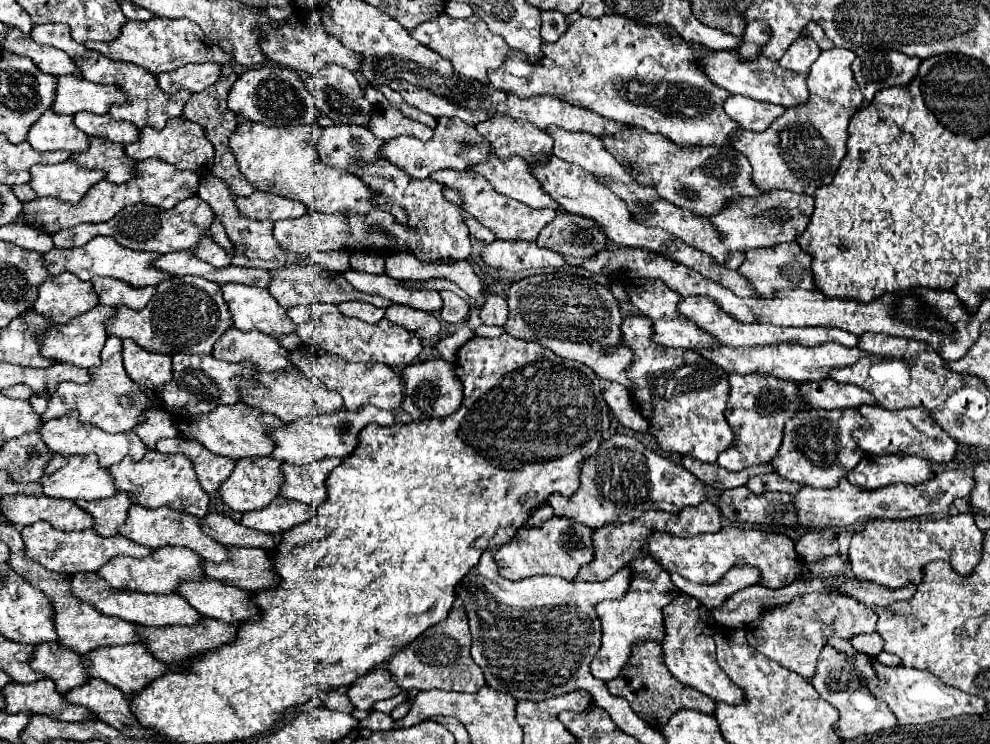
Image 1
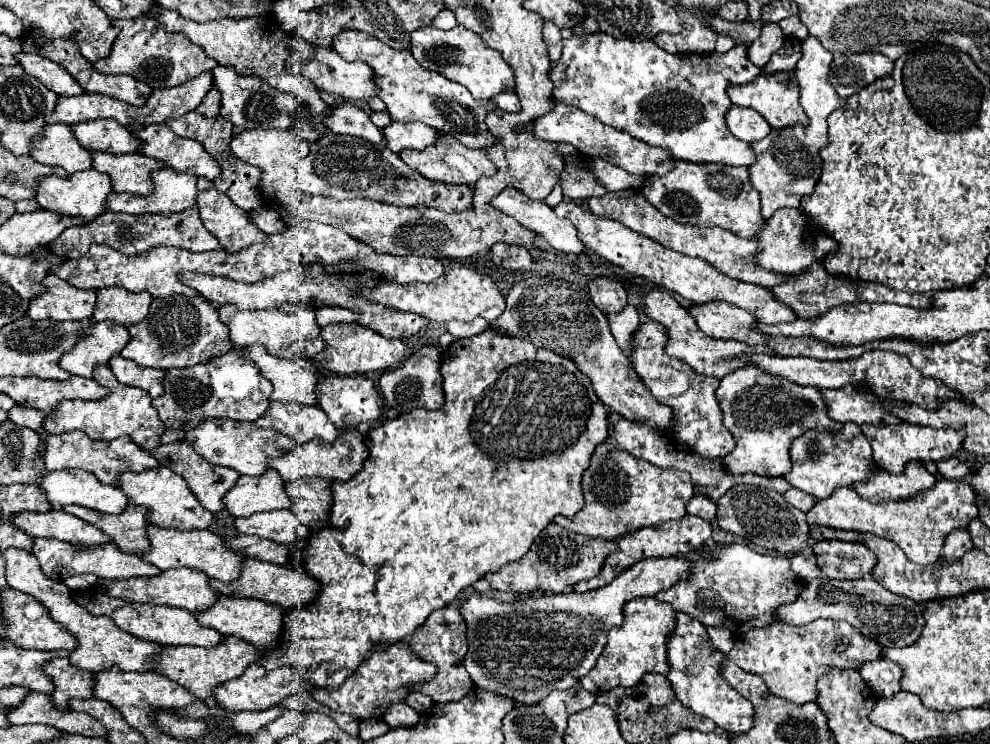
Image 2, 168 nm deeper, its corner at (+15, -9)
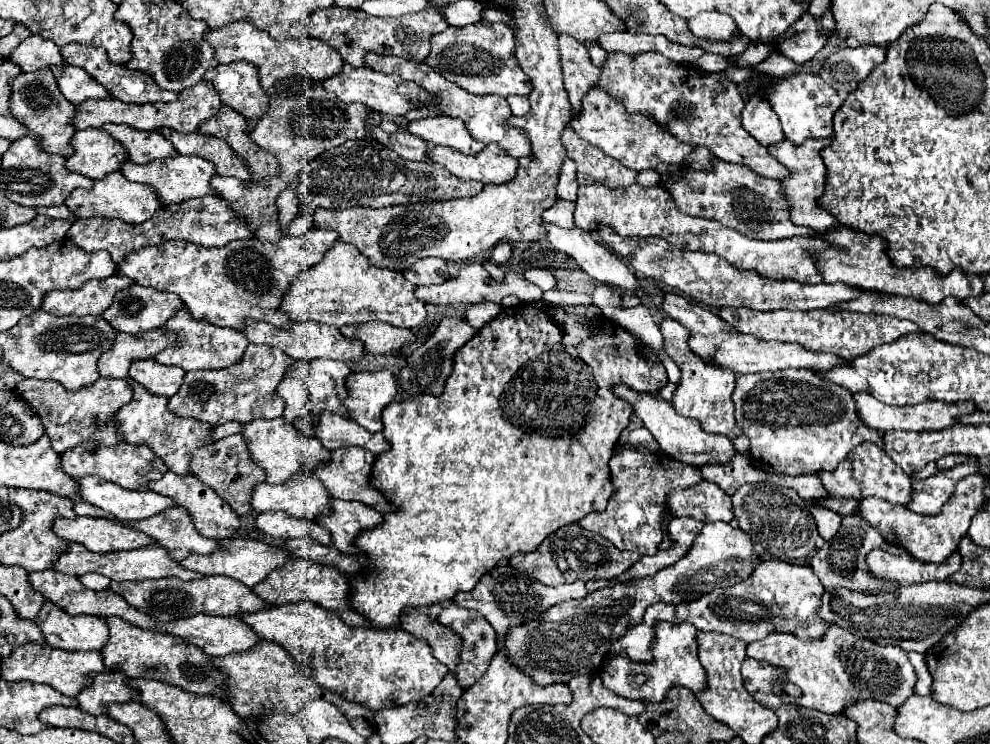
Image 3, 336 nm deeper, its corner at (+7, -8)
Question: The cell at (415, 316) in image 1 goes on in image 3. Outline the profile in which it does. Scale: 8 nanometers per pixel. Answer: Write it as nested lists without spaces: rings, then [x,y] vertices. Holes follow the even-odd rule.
[[[339,241],[325,253],[321,263],[289,283],[289,289],[281,295],[279,309],[287,313],[291,321],[313,319],[333,327],[381,321],[393,327],[415,329],[425,321],[427,311],[425,305],[415,299],[413,291],[415,285],[411,285],[401,273],[377,269],[357,247]]]

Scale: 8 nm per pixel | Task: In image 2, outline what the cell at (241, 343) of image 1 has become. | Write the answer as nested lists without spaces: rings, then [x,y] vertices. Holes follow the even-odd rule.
[[[263,346],[245,348],[245,356],[257,362],[261,374],[271,380],[273,394],[271,400],[277,402],[295,402],[303,406],[317,406],[315,386],[323,376],[321,368],[305,358],[285,360],[271,356]]]

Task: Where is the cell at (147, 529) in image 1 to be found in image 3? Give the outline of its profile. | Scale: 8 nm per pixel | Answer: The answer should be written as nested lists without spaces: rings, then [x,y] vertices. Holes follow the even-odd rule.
[[[217,539],[217,553],[209,553],[209,555],[201,555],[201,553],[191,553],[187,559],[179,561],[179,565],[183,569],[191,569],[195,573],[201,573],[201,575],[227,575],[231,579],[237,579],[241,581],[243,585],[247,585],[249,589],[255,587],[257,583],[261,583],[273,569],[281,567],[289,555],[287,551],[279,549],[279,547],[271,547],[271,545],[265,545],[261,541],[253,541],[253,539]]]

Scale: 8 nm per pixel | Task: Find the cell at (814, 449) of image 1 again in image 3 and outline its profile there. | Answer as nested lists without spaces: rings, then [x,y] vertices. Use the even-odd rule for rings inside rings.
[[[857,445],[857,449],[853,449],[853,453],[849,453],[845,457],[845,461],[841,461],[841,465],[835,471],[825,471],[825,473],[817,473],[817,477],[821,479],[821,483],[825,485],[827,493],[831,497],[853,497],[853,499],[861,499],[861,497],[881,497],[889,503],[899,503],[905,505],[909,503],[909,493],[911,493],[911,477],[903,473],[901,467],[897,467],[883,449],[877,449],[877,445]]]

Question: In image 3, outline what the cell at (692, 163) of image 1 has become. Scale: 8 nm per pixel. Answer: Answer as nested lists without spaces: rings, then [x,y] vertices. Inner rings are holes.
[[[713,159],[713,169],[693,171],[669,185],[669,195],[681,213],[689,213],[703,219],[717,219],[719,223],[737,229],[753,239],[785,239],[793,235],[811,235],[813,229],[795,225],[789,221],[789,205],[781,197],[781,185],[775,179],[765,179],[747,167]]]

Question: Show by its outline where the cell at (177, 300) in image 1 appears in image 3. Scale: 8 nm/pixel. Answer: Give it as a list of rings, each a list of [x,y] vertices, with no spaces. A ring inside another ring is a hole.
[[[181,307],[173,319],[169,319],[169,325],[163,329],[163,333],[177,333],[177,349],[165,349],[153,357],[153,361],[161,365],[177,365],[183,371],[197,371],[197,369],[223,369],[229,365],[235,365],[245,347],[249,345],[247,337],[241,331],[229,329],[229,327],[219,327],[209,321],[197,321],[187,307]]]

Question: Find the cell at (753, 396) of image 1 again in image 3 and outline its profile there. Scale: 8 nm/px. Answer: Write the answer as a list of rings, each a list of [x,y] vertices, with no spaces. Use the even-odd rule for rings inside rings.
[[[781,369],[737,375],[733,389],[735,421],[751,441],[751,461],[763,471],[779,475],[807,475],[833,471],[845,455],[863,441],[883,445],[881,431],[863,425],[855,413],[851,391],[821,381],[807,369]]]

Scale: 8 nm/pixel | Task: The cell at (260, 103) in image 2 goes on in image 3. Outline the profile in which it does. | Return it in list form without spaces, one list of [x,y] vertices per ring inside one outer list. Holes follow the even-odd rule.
[[[235,61],[209,69],[203,77],[211,81],[221,97],[221,103],[229,105],[245,119],[259,121],[269,111],[269,95],[261,89],[257,69],[251,63]]]

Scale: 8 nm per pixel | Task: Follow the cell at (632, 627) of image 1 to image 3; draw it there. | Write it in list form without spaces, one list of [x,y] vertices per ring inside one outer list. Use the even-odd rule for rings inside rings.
[[[661,621],[655,625],[655,639],[653,639],[653,661],[629,661],[625,653],[619,653],[617,657],[609,659],[607,665],[601,667],[599,677],[607,689],[613,693],[637,699],[637,701],[661,701],[665,697],[665,691],[673,685],[689,687],[691,691],[705,689],[705,669],[699,663],[697,657],[697,629],[689,625],[687,621],[683,625],[669,625],[667,621]]]

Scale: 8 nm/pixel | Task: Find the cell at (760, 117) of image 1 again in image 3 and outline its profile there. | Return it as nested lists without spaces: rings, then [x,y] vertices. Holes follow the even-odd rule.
[[[755,75],[755,77],[751,77],[746,83],[748,87],[751,87],[752,83],[763,80],[762,86],[752,89],[751,97],[749,97],[749,100],[745,103],[745,109],[743,109],[743,115],[741,115],[741,117],[743,117],[743,127],[745,127],[759,143],[763,143],[765,147],[767,147],[767,145],[775,145],[775,143],[779,143],[779,141],[785,139],[783,129],[781,129],[781,123],[779,123],[779,117],[775,115],[775,111],[771,109],[771,105],[769,105],[767,99],[763,97],[765,87],[777,83],[779,79],[781,78]]]

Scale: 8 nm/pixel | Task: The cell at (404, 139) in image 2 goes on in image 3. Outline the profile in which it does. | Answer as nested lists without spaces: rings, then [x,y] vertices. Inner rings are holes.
[[[427,117],[427,119],[415,119],[407,125],[407,131],[415,137],[421,137],[423,141],[431,145],[447,145],[457,151],[475,155],[479,153],[485,145],[477,143],[465,123],[461,119],[453,117]]]

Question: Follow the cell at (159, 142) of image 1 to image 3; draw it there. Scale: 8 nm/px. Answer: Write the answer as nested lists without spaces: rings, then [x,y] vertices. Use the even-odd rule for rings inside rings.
[[[157,129],[171,145],[177,149],[177,155],[197,155],[211,161],[217,169],[217,175],[249,179],[249,169],[245,161],[223,141],[217,137],[209,137],[203,133],[177,133],[173,129]]]

